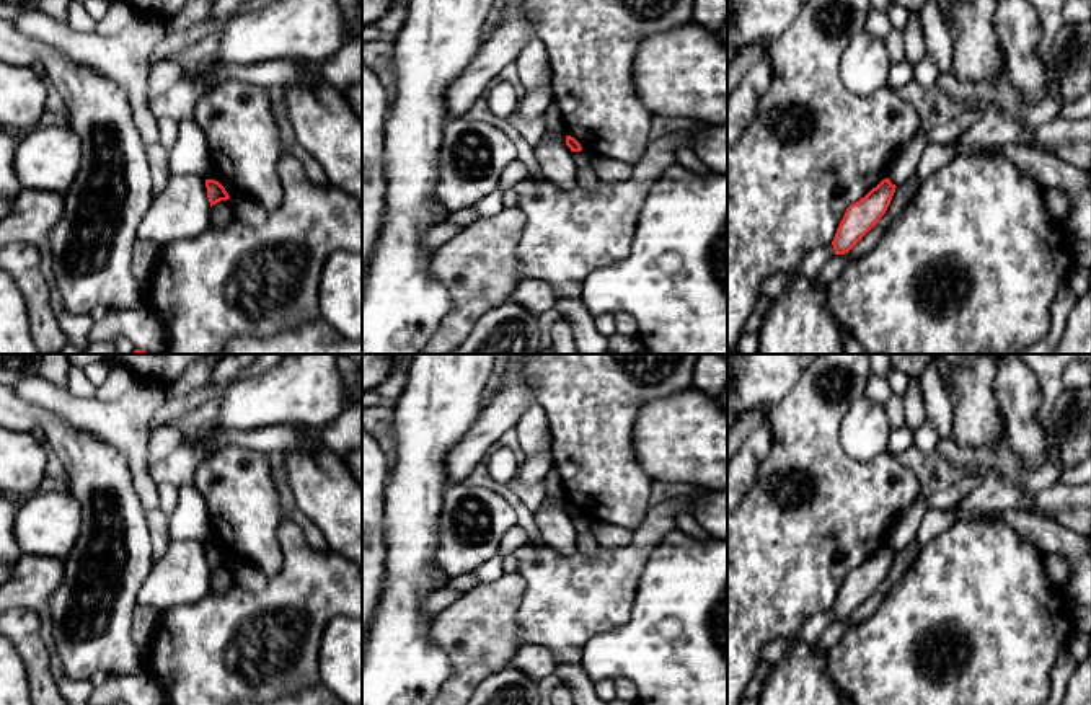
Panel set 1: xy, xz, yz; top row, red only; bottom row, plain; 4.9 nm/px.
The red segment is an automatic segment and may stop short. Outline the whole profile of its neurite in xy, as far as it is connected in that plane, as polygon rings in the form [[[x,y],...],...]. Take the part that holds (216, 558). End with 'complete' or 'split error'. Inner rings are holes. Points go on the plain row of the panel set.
[[[205,545],[205,553],[207,553],[207,563],[209,563],[210,573],[220,566],[230,565],[225,553],[215,545]]] | complete

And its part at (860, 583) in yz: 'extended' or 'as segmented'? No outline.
as segmented

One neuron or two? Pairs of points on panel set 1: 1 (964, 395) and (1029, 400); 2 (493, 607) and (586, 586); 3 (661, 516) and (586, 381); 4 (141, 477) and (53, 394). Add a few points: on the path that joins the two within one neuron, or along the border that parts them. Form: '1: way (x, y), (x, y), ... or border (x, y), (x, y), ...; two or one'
1: border (995, 371), (993, 395), (1003, 418), (1005, 434); two
2: border (517, 571), (525, 585), (517, 609), (522, 640); two
3: border (651, 506), (635, 531); two
4: way (134, 449), (103, 418), (80, 412); one

